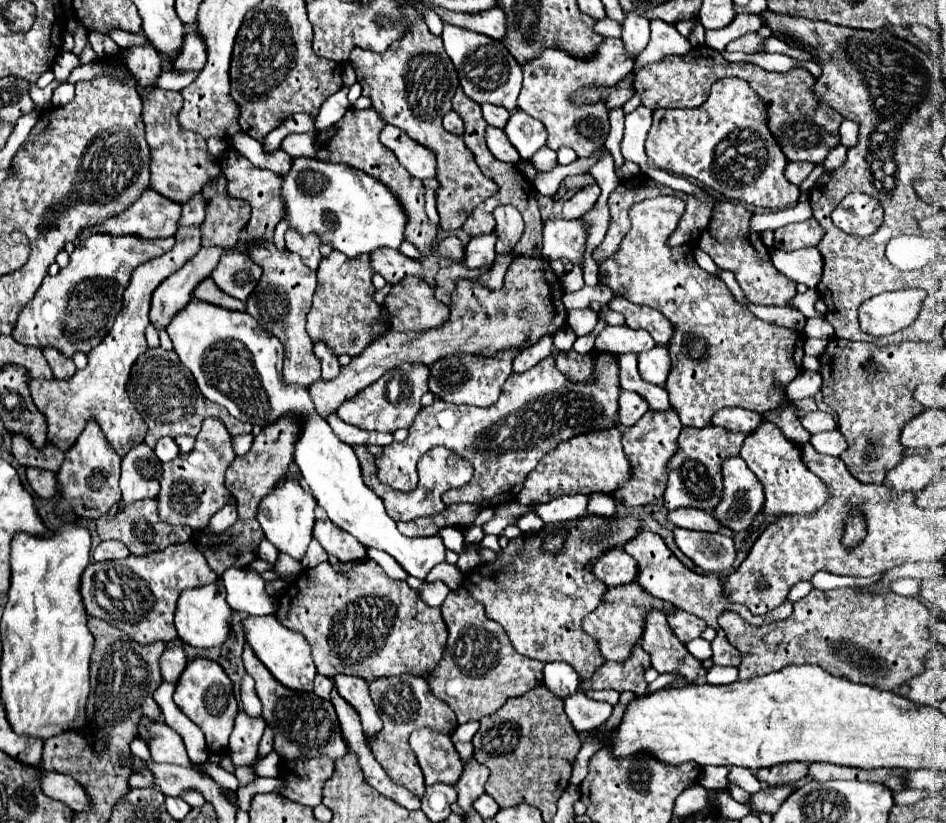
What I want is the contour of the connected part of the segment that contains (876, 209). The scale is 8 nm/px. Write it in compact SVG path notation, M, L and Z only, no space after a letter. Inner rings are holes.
M853 192L840 202L831 217L833 223L845 233L869 236L874 234L882 224L882 206L872 196ZM860 206L862 206L862 212L860 212Z

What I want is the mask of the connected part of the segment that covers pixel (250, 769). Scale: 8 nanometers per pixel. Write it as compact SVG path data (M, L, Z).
M246 764L246 766L242 766L242 768L236 768L236 772L234 772L234 774L236 774L236 778L238 778L240 786L248 786L250 782L258 780L254 766L256 766L256 764Z

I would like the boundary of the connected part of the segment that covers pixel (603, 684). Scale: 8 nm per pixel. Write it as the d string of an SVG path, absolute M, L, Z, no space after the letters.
M636 644L636 652L632 652L632 660L626 660L624 664L608 664L604 662L588 680L580 682L582 690L616 690L616 692L634 692L642 696L646 692L646 680L644 680L644 668L650 666L648 654Z

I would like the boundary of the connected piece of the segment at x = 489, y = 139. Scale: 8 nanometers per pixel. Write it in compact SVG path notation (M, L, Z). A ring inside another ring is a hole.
M488 126L486 128L486 144L490 148L490 152L502 160L502 162L510 162L510 164L516 164L516 160L520 160L520 154L516 152L516 148L510 144L508 136L504 134L502 128L494 128L494 126Z

